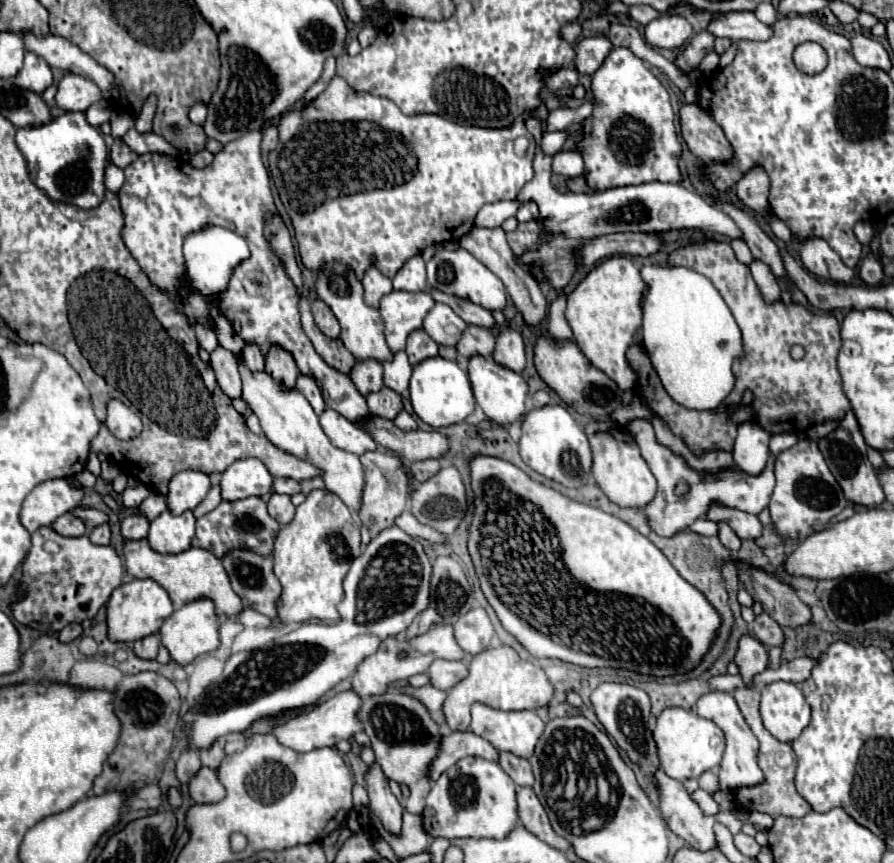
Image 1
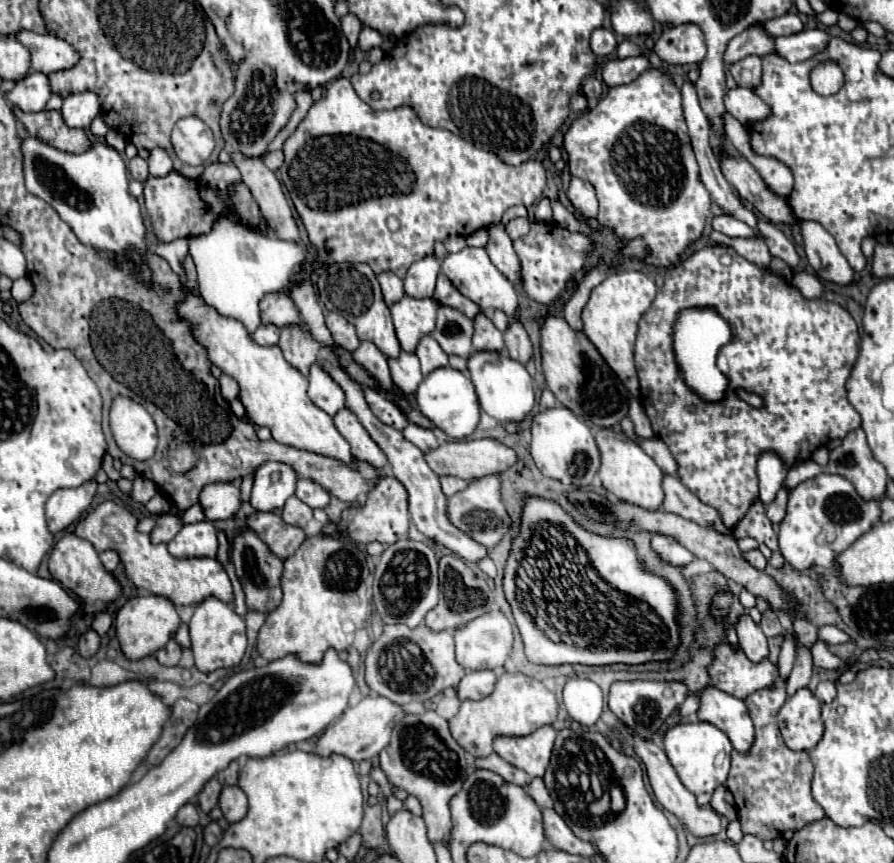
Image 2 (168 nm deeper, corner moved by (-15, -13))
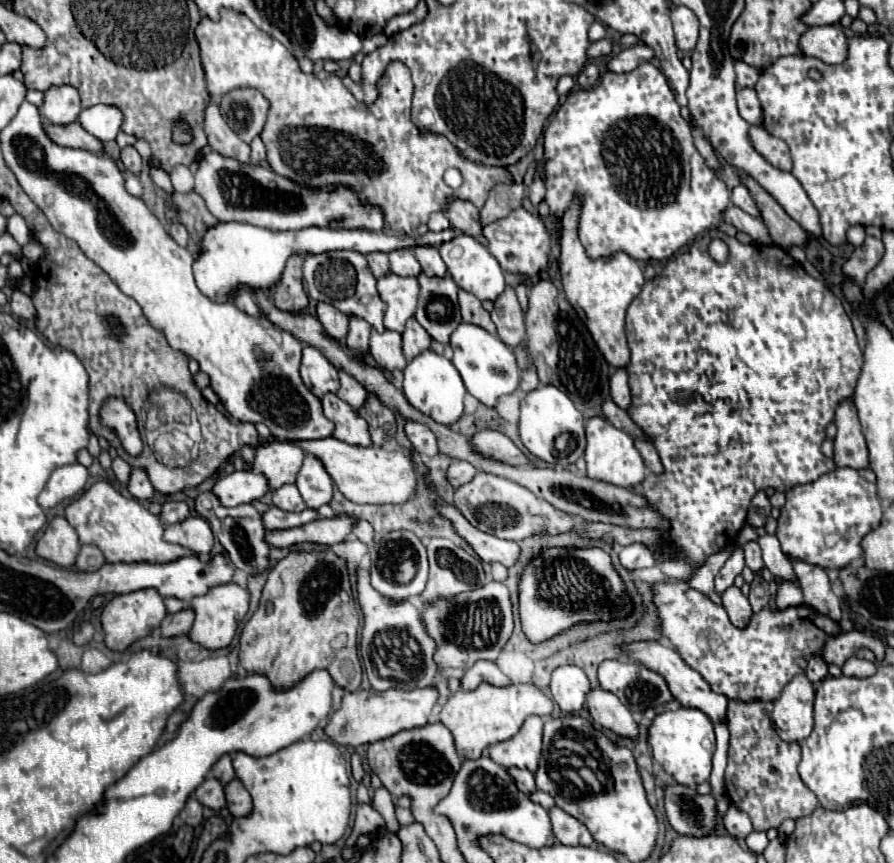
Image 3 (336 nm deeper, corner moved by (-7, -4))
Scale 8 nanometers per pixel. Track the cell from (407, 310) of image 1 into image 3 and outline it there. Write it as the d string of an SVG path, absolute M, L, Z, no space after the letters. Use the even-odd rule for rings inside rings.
M393 272L377 278L377 290L387 302L385 328L403 332L407 318L415 314L419 284L415 276L397 276Z

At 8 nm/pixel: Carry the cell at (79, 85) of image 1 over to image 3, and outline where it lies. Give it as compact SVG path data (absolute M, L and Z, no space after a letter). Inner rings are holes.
M51 86L43 92L43 104L39 106L41 118L49 124L71 124L81 110L79 94L73 86Z

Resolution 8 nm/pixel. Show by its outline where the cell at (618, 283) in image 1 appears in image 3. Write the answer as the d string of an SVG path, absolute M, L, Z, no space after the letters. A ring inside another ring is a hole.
M573 202L563 220L561 236L561 278L563 290L579 318L591 330L595 344L613 368L625 368L629 362L629 346L625 338L625 312L631 300L641 292L645 282L643 270L637 260L625 252L615 252L605 258L589 258L577 238L577 204Z

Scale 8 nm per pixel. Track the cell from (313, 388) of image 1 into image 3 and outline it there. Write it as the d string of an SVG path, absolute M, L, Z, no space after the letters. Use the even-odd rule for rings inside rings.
M313 346L303 348L303 358L301 358L301 376L305 386L321 398L327 392L337 392L339 390L339 378L337 378L337 368Z

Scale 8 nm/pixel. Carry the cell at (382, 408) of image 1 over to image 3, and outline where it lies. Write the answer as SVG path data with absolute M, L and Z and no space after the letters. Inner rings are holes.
M339 370L339 382L341 382L341 388L337 390L337 396L347 404L351 404L353 408L363 406L363 394L367 394L365 388L345 370Z

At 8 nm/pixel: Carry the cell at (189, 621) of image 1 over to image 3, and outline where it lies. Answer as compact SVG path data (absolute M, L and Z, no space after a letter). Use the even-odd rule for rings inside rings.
M231 582L227 586L217 586L215 590L209 590L207 594L203 594L199 598L193 598L191 608L195 610L195 624L189 632L191 640L209 650L227 648L237 632L237 626L241 624L241 620L245 618L245 614L249 610L249 592L245 588L241 588L239 584Z

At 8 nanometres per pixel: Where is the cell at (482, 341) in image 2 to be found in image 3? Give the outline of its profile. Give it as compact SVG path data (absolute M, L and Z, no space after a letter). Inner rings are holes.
M459 290L459 306L461 306L461 316L465 322L469 324L477 324L481 328L485 328L487 332L495 334L495 324L491 322L491 316L489 312L481 306L481 300L475 298L471 292L465 292L465 290Z

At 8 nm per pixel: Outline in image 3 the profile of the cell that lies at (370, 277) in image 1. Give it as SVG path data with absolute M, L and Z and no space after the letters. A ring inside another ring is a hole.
M371 252L371 254L367 254L367 262L369 262L371 272L373 272L377 278L389 272L389 258L387 258L385 252Z

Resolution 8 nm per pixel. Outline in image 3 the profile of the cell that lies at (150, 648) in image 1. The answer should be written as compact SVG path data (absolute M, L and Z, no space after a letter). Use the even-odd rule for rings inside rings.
M183 608L181 612L167 614L165 620L161 622L161 636L177 636L177 634L187 634L193 626L195 612L191 608Z

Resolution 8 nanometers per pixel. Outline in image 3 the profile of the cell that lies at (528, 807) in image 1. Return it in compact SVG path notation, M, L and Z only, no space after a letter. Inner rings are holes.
M555 806L555 810L551 810L549 816L553 822L555 838L561 844L565 846L591 846L593 844L593 836L589 834L587 826L579 822L577 818L573 818L571 814L567 814L565 810Z

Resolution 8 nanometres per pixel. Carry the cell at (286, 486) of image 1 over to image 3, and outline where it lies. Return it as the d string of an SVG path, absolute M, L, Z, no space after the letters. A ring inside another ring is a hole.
M313 454L305 456L295 484L309 508L329 504L333 498L333 480L327 474L323 462Z

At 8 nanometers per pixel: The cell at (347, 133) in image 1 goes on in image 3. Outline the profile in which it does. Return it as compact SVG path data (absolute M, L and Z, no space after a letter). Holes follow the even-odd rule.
M223 8L217 22L203 16L195 28L195 36L199 42L205 84L211 98L223 98L237 88L255 88L267 98L269 112L261 140L267 148L267 162L271 168L277 174L295 178L295 182L305 186L327 186L327 190L331 190L335 184L355 186L355 190L359 190L367 202L383 208L389 232L415 232L419 224L427 224L431 212L441 212L445 202L451 198L463 198L481 208L495 184L511 182L507 168L467 162L467 158L463 158L447 138L417 130L417 126L411 122L413 82L409 68L403 62L387 64L383 76L377 82L379 96L371 106L367 106L353 98L337 74L331 74L325 80L319 80L315 74L303 74L295 56L279 40L259 30L241 12ZM447 168L457 168L461 172L463 184L459 188L449 188L443 182L443 172Z

